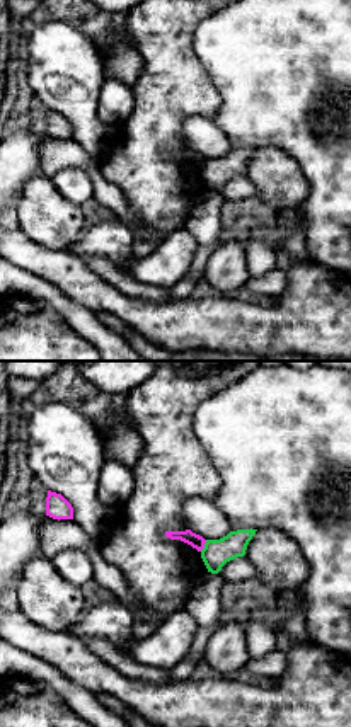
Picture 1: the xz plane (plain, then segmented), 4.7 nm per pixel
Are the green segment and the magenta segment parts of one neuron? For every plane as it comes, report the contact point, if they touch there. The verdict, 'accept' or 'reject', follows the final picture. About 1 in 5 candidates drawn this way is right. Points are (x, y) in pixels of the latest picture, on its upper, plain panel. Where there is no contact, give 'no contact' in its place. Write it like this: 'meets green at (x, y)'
meets green at (205, 164)

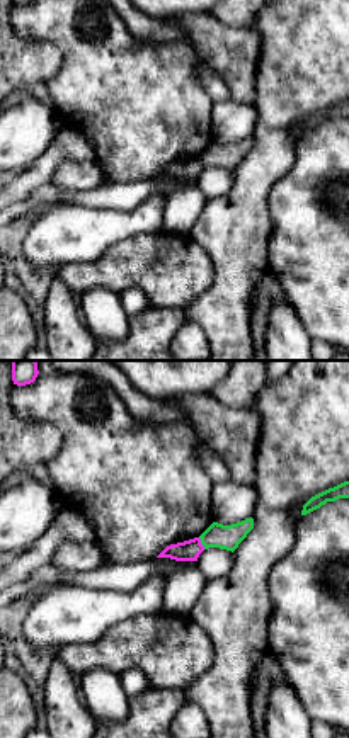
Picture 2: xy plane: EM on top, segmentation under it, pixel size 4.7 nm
meets green at (201, 162)

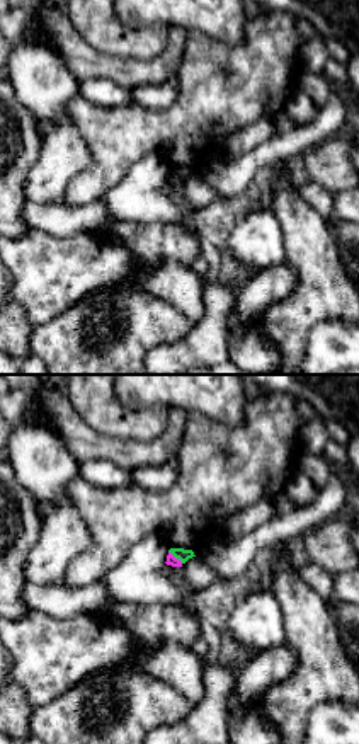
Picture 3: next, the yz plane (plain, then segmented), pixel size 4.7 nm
meets green at (176, 176)

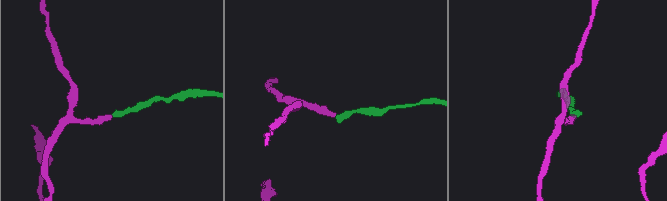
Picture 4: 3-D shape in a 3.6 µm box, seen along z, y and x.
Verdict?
reject

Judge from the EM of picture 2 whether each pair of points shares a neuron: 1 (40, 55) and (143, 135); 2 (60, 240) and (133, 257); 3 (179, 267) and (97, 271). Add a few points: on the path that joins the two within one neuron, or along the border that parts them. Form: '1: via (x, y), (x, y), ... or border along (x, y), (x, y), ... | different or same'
1: border along (31, 39), (62, 55), (43, 82) | different
2: border along (143, 235), (121, 238), (92, 259), (68, 264) | different
3: via (159, 267), (118, 269) | same

